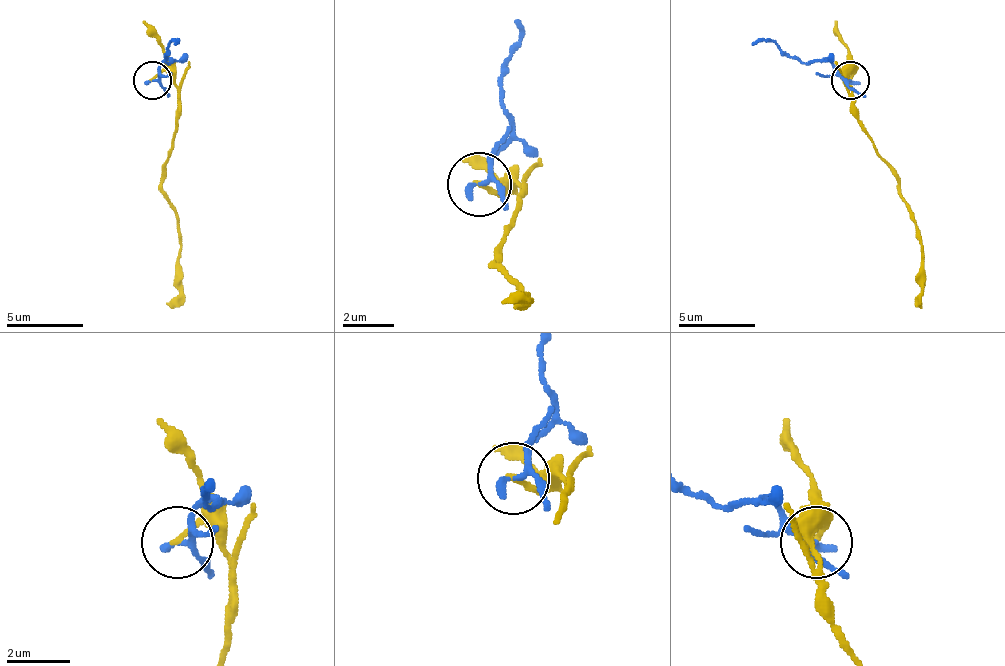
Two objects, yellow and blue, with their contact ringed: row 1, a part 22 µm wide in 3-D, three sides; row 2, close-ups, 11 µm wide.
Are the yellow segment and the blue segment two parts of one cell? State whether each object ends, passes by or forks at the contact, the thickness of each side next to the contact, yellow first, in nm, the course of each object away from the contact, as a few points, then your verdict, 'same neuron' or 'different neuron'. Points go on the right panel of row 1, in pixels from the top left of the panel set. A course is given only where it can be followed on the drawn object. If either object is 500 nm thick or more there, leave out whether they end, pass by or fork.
yellow ends; blue passes by; calibres 180 and 220 nm; course yellow (849, 79), (853, 71), (853, 117), (899, 183), (914, 221), (922, 248), (922, 309); course blue (849, 79), (822, 60), (799, 64), (772, 41), (753, 45); different neuron

